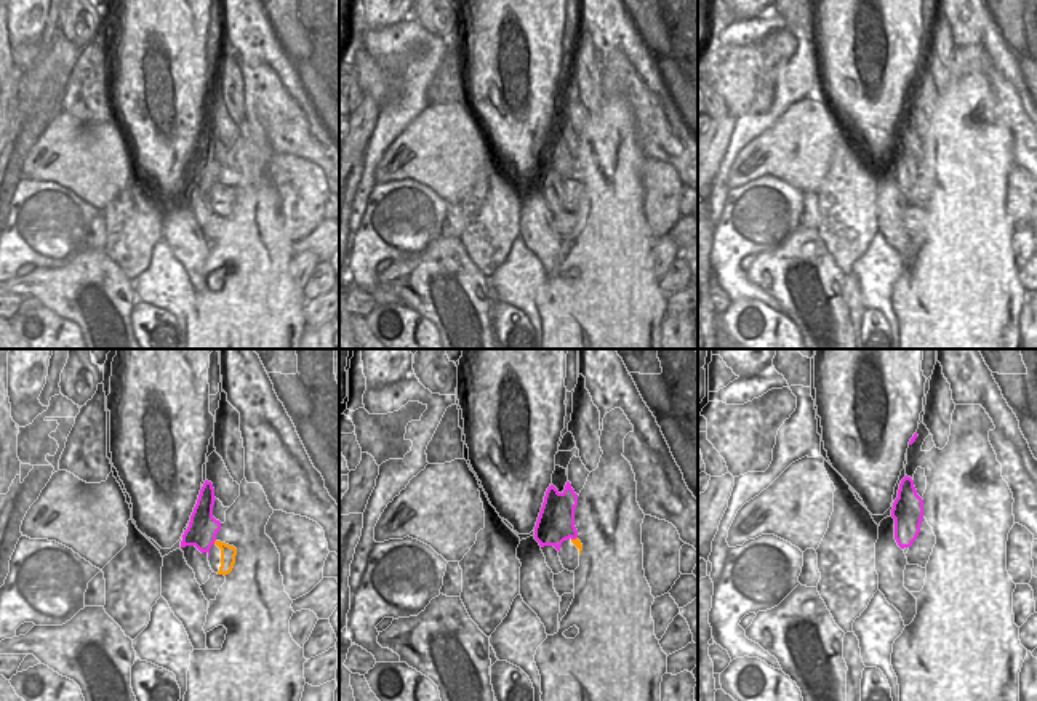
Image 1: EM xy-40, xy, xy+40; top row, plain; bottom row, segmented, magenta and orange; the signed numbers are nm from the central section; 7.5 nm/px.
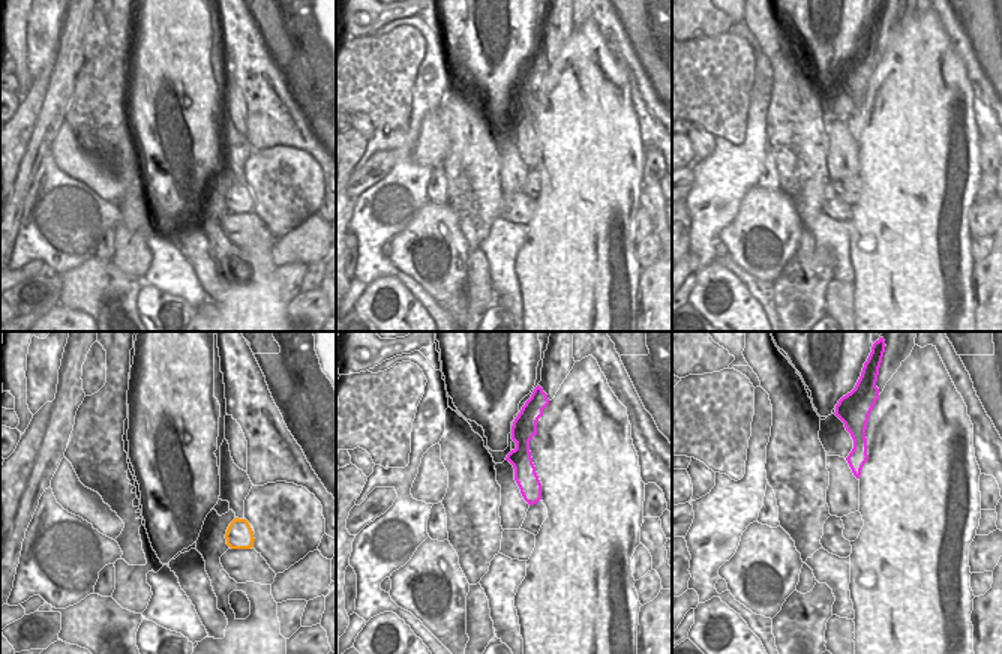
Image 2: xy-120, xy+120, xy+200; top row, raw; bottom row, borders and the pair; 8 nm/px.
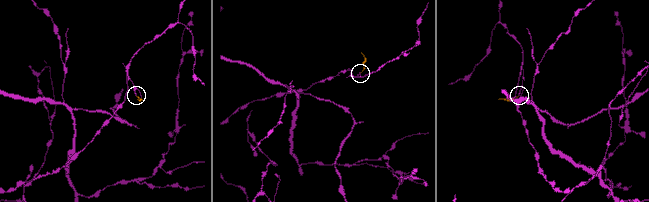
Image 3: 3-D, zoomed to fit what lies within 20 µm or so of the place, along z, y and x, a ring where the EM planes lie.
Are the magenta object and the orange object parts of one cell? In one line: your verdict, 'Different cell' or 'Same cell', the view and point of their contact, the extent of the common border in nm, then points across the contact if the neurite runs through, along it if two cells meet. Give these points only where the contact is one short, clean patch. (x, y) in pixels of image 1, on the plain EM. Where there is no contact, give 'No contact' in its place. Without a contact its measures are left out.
Different cell. Touches magenta at xy-40 (215, 181). Shared border 40 nm. Boundary: xy-40 (215, 181), (213, 184).

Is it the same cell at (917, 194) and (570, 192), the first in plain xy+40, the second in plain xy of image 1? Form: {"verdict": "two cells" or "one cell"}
{"verdict": "one cell"}

